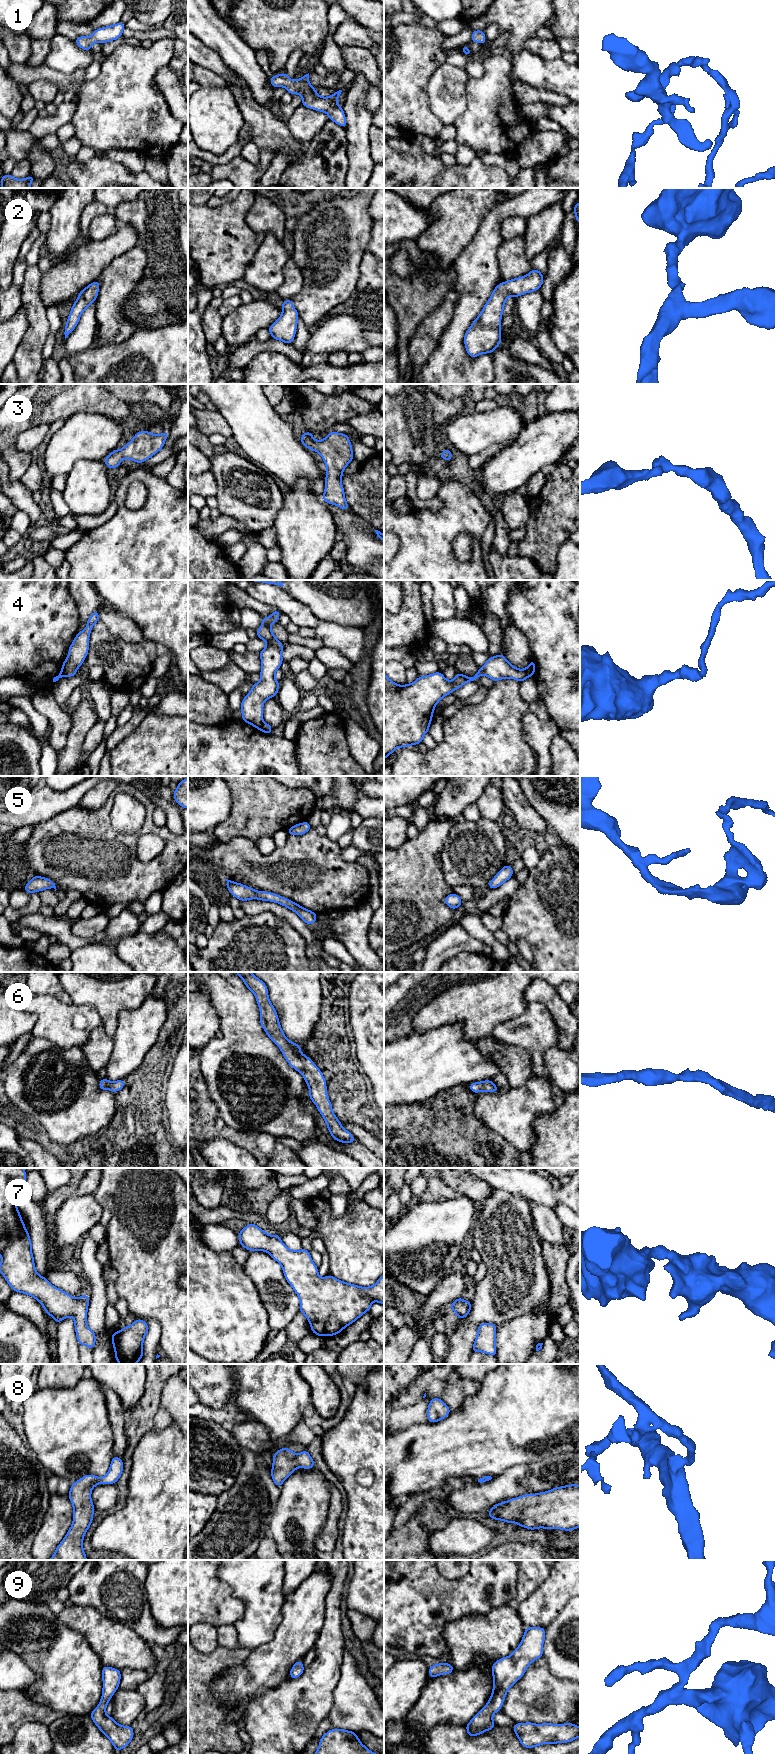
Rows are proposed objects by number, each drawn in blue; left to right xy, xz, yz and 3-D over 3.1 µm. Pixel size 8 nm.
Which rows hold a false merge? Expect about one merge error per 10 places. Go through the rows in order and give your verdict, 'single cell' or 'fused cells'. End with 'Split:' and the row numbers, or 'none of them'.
1: single cell
2: single cell
3: single cell
4: fused cells
5: single cell
6: single cell
7: single cell
8: single cell
9: single cell
Split: 4

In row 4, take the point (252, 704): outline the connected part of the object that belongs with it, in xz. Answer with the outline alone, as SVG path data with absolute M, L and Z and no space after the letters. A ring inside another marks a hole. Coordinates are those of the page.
M274 609L270 617L262 617L262 625L255 631L259 639L267 642L266 647L259 652L262 669L260 681L253 684L250 692L241 703L242 720L259 730L263 723L263 705L268 698L274 698L280 683L275 679L275 673L283 663L283 645L271 629L271 624L279 621L280 611Z

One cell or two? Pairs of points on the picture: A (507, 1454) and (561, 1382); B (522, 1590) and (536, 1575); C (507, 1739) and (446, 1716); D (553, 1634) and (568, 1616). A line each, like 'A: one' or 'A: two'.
A: one
B: one
C: two
D: one

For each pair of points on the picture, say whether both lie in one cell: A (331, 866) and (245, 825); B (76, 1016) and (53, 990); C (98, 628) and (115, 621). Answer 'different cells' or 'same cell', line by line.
A: different cells
B: different cells
C: different cells

